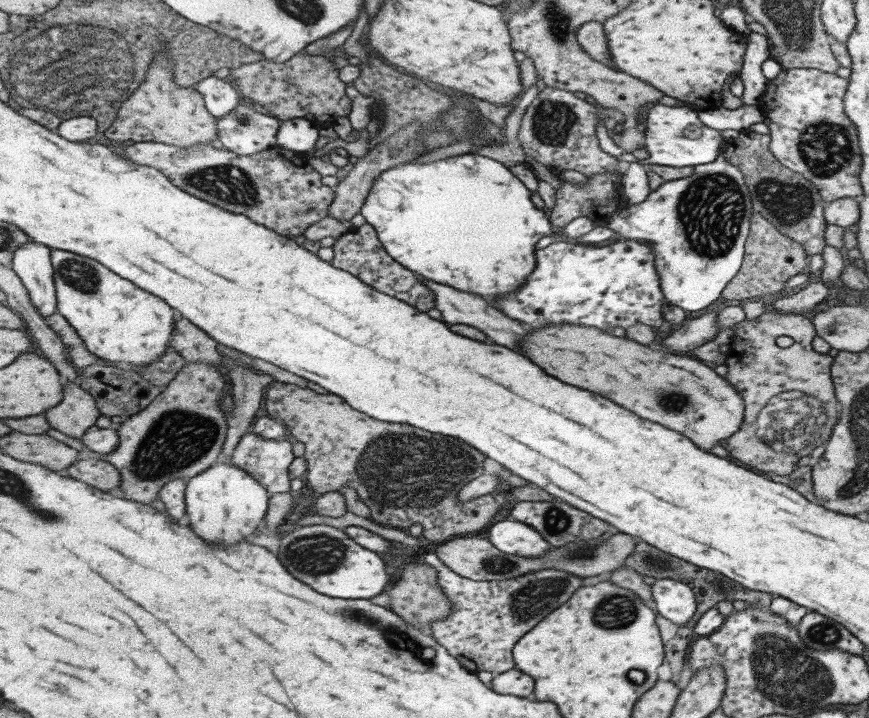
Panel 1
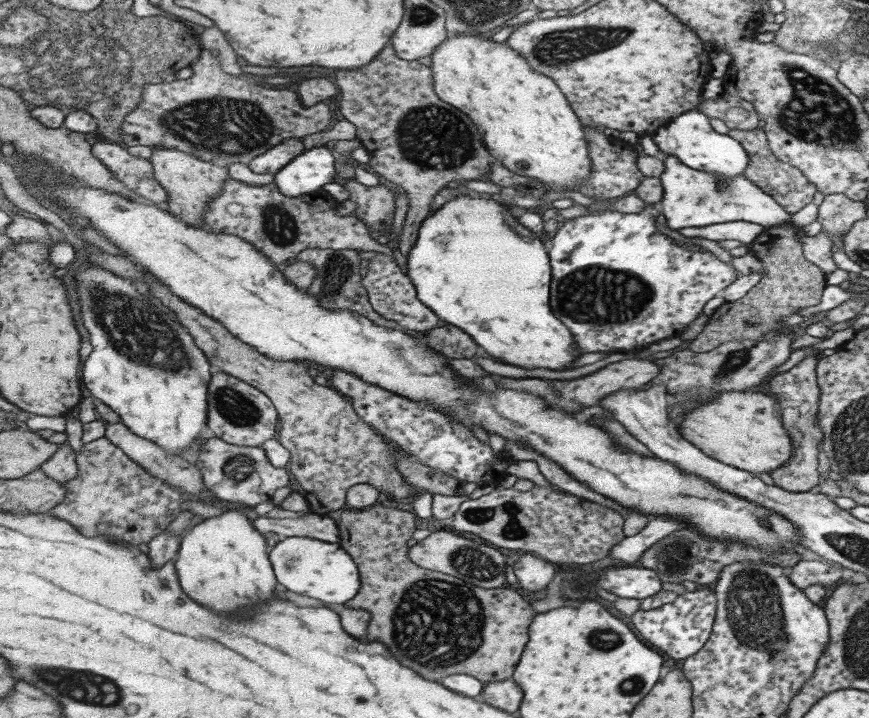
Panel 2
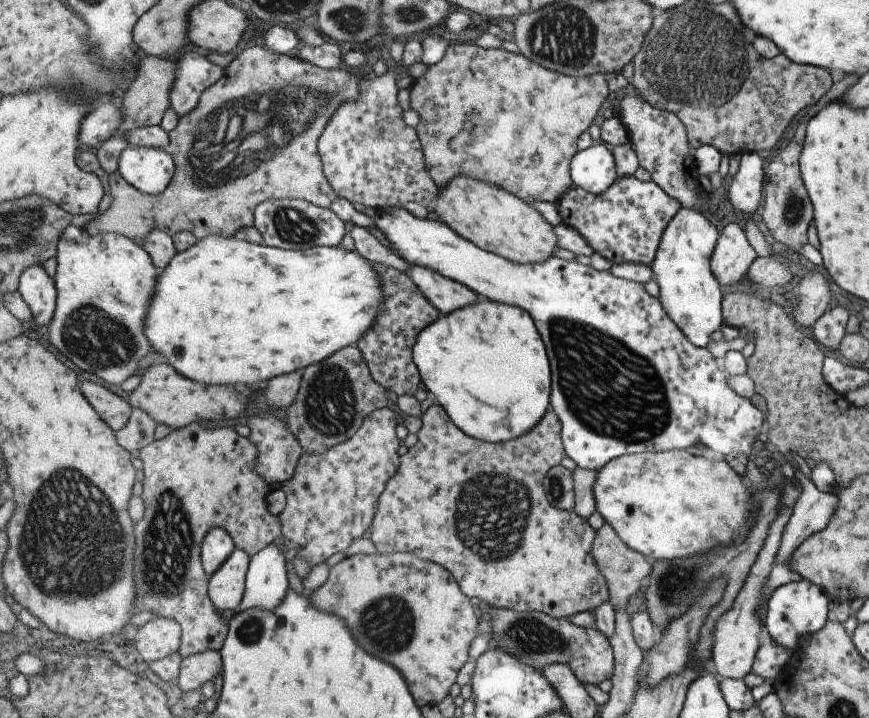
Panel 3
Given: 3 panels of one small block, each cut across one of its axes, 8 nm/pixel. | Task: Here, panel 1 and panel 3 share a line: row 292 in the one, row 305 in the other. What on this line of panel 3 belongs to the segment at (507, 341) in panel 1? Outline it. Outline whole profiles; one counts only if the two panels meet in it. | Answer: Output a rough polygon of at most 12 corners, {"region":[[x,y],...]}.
{"region":[[411,266],[407,274],[443,316],[477,302],[469,286],[437,270]]}

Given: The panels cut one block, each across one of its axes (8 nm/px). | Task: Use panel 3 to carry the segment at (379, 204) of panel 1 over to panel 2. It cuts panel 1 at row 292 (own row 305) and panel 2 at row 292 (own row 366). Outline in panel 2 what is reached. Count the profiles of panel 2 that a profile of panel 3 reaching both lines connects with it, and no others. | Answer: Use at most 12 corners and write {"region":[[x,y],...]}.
{"region":[[463,194],[403,266],[491,356],[563,370],[541,236]]}

